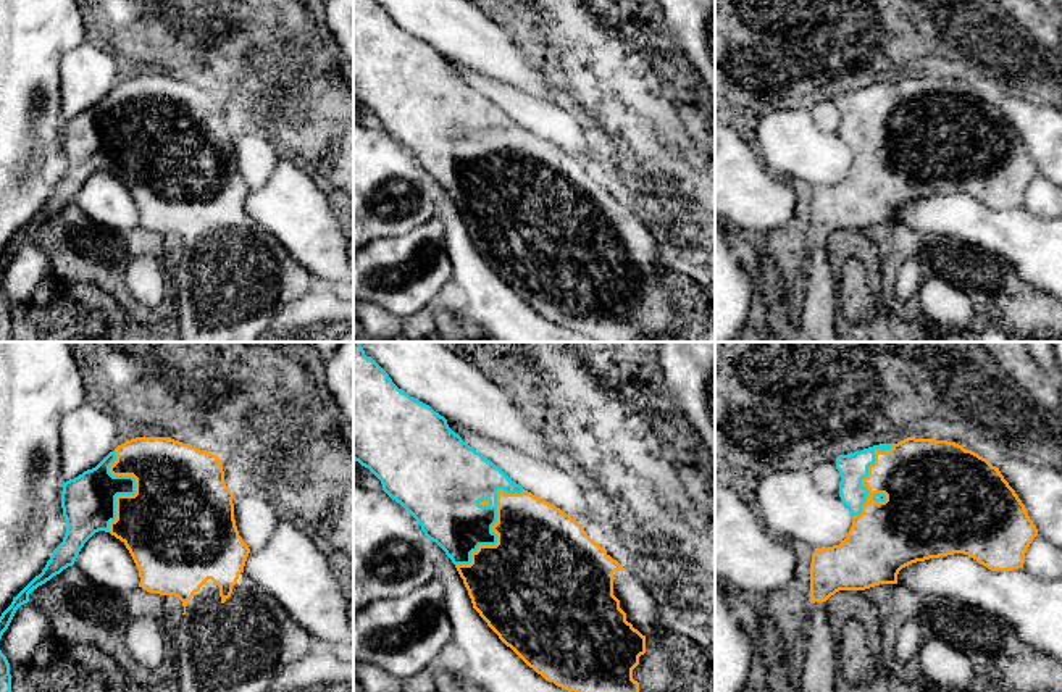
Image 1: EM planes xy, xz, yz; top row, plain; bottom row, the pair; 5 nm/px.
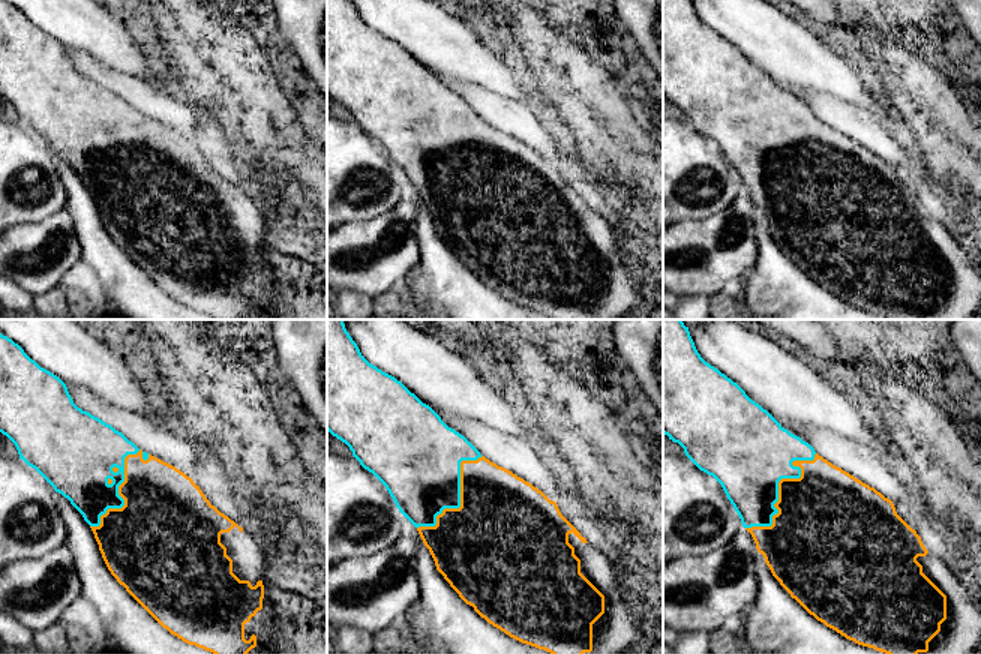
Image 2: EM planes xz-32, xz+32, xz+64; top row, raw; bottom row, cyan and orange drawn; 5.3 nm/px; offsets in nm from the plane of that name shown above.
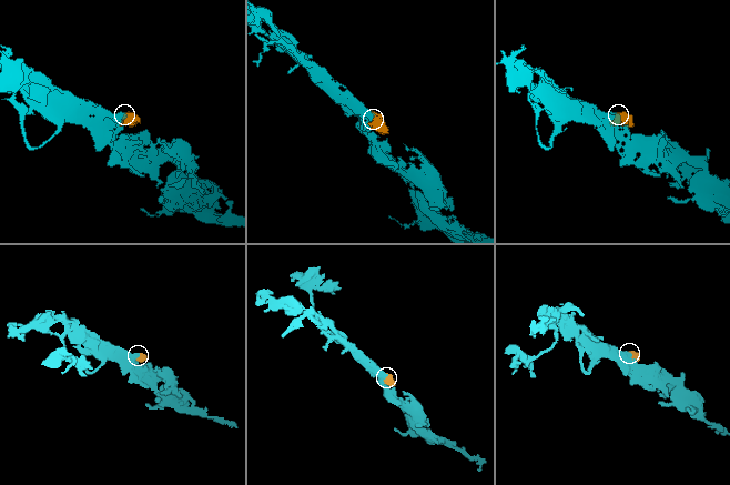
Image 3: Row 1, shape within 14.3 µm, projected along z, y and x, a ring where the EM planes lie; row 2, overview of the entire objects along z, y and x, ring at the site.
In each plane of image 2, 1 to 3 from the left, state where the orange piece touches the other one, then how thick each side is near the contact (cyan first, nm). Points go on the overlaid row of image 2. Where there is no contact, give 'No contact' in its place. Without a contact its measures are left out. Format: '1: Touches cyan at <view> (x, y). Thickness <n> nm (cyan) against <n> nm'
1: Touches cyan at xz-32 (119, 485). Thickness 360 nm (cyan) against 400 nm
2: Touches cyan at xz+32 (459, 498). Thickness 420 nm (cyan) against 460 nm
3: Touches cyan at xz+64 (777, 485). Thickness 460 nm (cyan) against 400 nm

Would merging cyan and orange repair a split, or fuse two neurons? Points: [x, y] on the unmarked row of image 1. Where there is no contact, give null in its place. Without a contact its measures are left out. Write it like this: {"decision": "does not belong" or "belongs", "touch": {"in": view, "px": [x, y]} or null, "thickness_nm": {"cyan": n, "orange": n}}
{"decision": "belongs", "touch": {"in": "xz", "px": [491, 166]}, "thickness_nm": {"cyan": 320, "orange": 420}}

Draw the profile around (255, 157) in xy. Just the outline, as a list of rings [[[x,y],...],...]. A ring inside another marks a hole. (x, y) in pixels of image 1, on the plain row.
[[[234,132],[232,142],[239,174],[250,189],[261,187],[279,163],[276,148],[257,134]]]

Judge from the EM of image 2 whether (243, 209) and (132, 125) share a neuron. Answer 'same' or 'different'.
same

